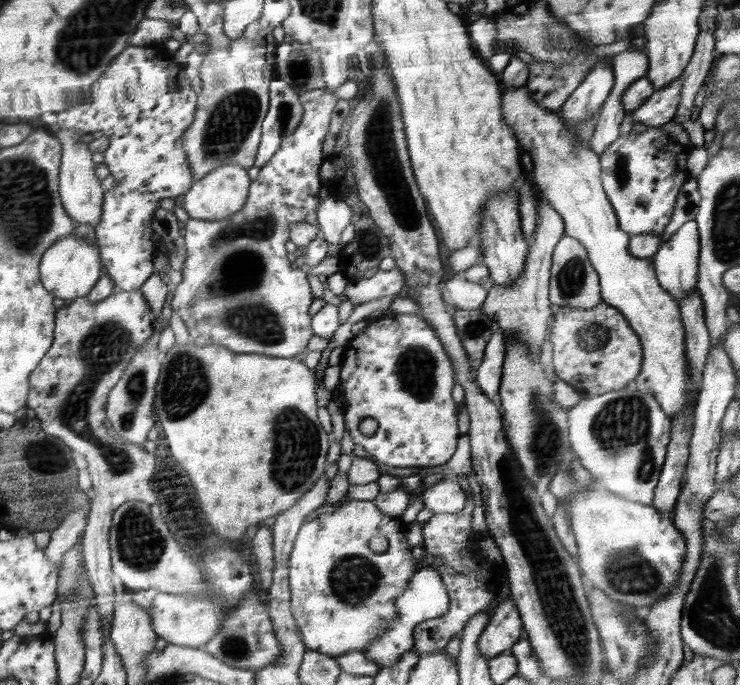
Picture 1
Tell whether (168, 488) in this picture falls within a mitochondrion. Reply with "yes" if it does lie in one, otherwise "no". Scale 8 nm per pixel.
yes

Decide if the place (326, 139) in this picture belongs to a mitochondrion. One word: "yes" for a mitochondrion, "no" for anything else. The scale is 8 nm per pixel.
no

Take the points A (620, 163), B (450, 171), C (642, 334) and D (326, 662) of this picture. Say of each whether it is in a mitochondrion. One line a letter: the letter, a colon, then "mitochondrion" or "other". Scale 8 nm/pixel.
A: mitochondrion
B: other
C: other
D: other

